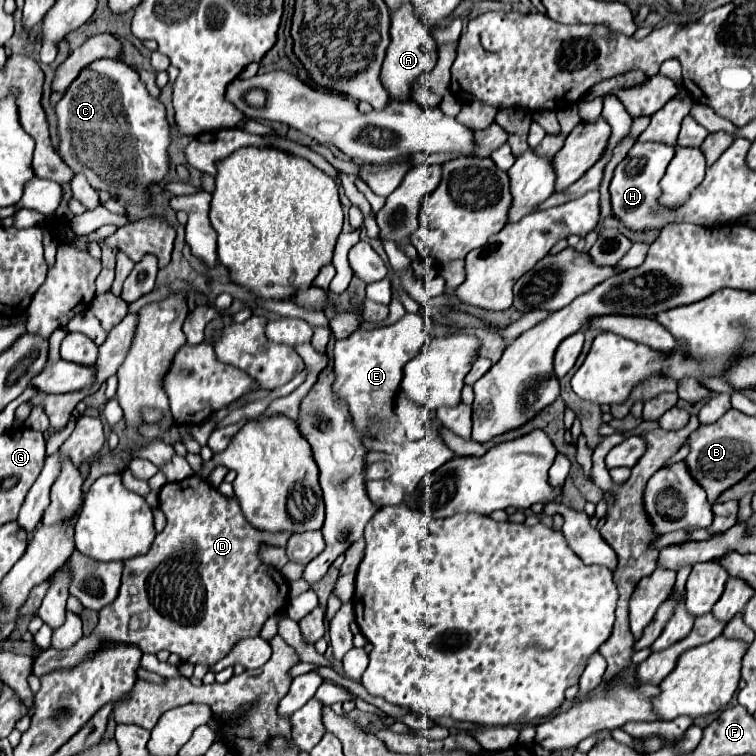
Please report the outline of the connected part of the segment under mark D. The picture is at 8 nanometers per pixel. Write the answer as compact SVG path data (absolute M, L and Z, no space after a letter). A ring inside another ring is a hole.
M196 475L180 483L166 483L160 491L160 509L164 511L168 521L164 531L156 535L148 555L124 561L120 593L110 605L100 611L100 621L92 635L80 639L66 651L42 651L42 655L38 655L34 661L36 677L54 669L74 667L74 663L78 663L84 653L98 649L102 641L134 643L142 649L142 653L158 653L166 649L170 653L178 653L182 661L212 667L226 657L226 653L238 639L260 635L264 621L286 607L288 581L282 579L282 573L278 569L258 559L258 545L270 543L286 547L292 535L290 531L256 531L256 527L252 527L248 519L244 519L244 513L240 511L236 499L226 499L218 489Z

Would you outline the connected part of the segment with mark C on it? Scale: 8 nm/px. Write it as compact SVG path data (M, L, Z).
M100 59L90 63L80 71L80 75L66 89L64 97L56 105L58 119L58 155L72 169L74 175L84 175L94 189L104 189L112 197L118 197L124 205L150 205L148 187L152 183L160 183L166 179L170 171L170 155L168 147L172 141L170 123L166 119L166 107L160 99L152 97L146 85L140 81L140 75L134 67L124 63L122 59Z

